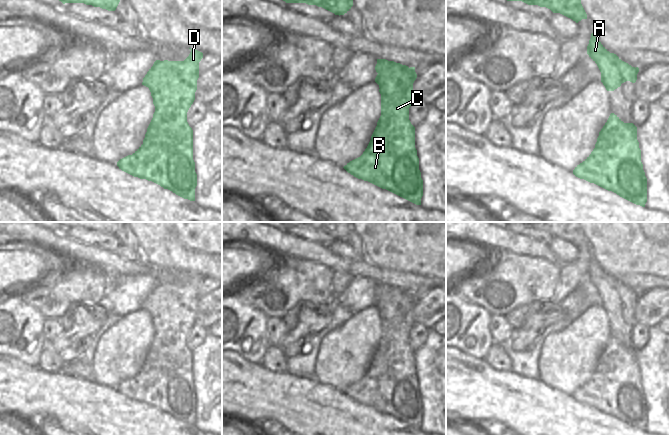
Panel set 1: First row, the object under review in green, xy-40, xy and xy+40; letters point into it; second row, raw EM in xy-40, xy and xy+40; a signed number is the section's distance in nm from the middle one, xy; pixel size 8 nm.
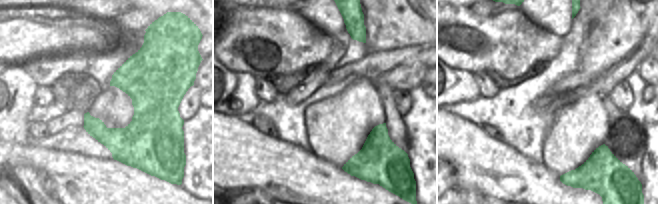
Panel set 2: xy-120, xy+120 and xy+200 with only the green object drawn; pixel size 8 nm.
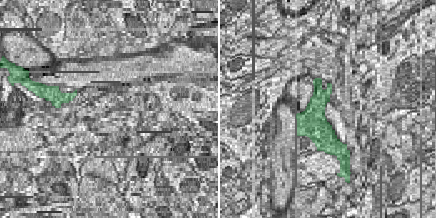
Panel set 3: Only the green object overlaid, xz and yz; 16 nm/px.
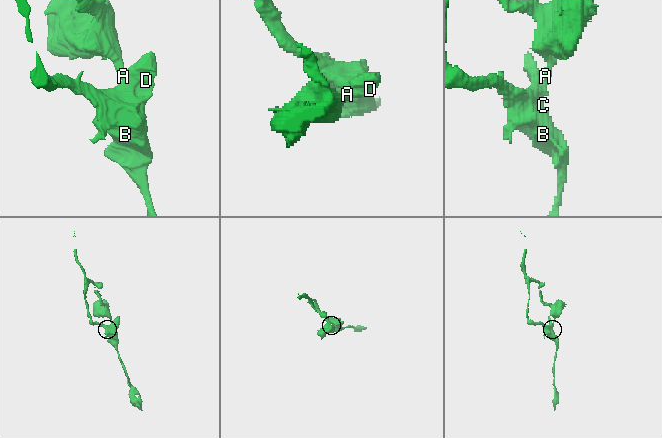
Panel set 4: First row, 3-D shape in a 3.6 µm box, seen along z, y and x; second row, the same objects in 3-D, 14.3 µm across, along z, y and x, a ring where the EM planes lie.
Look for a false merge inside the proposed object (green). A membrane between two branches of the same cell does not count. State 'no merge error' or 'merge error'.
merge error

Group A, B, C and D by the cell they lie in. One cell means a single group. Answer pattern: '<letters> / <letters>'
A / B C D

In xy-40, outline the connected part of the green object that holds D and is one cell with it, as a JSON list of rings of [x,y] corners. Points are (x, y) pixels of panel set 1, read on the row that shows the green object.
[[[191,49],[184,61],[156,60],[143,78],[155,106],[143,144],[132,154],[117,162],[122,171],[140,179],[152,181],[176,195],[195,201],[197,174],[193,160],[193,130],[187,122],[187,112],[195,100],[199,62],[203,53]]]

